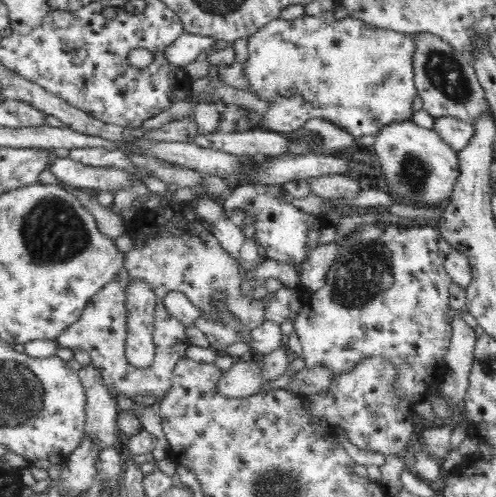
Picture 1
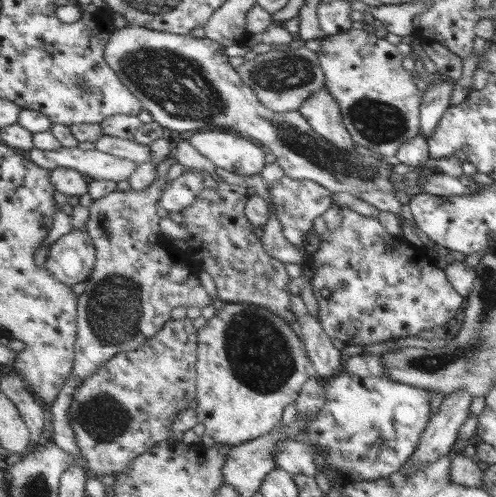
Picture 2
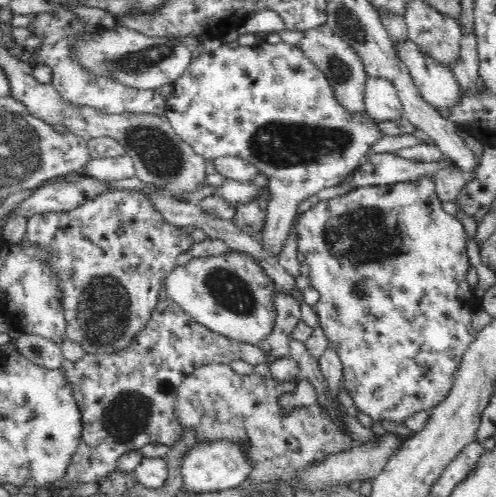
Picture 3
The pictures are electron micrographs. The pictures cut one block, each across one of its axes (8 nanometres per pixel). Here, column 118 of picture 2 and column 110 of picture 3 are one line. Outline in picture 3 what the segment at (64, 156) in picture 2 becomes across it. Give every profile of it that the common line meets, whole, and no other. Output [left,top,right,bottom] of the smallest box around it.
[82,154,136,184]

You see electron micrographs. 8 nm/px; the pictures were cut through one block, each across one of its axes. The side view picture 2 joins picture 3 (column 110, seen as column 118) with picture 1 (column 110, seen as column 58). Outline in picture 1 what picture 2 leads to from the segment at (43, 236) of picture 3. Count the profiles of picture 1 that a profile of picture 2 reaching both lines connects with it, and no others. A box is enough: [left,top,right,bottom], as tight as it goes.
[80,366,118,448]

